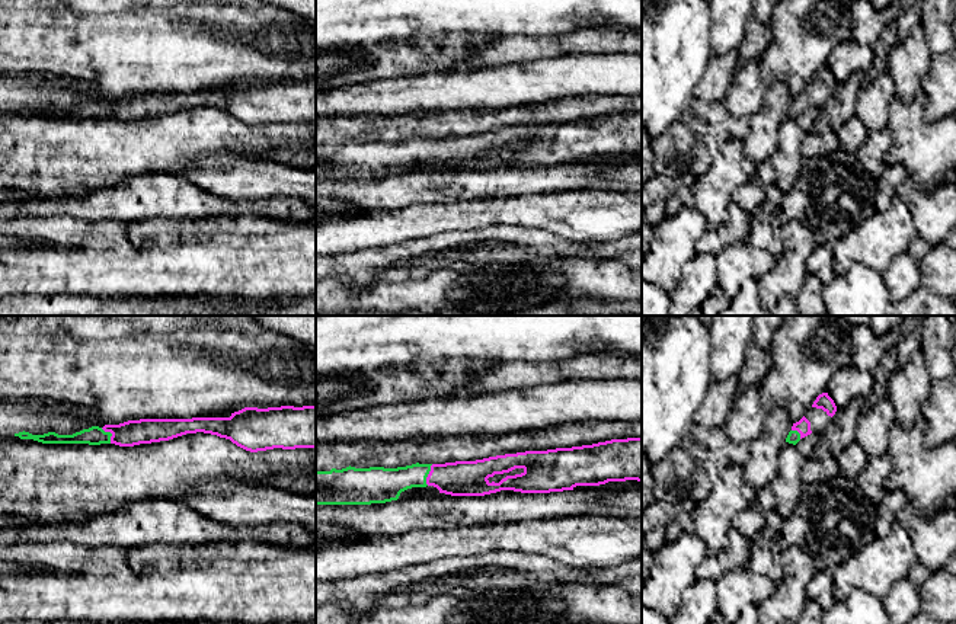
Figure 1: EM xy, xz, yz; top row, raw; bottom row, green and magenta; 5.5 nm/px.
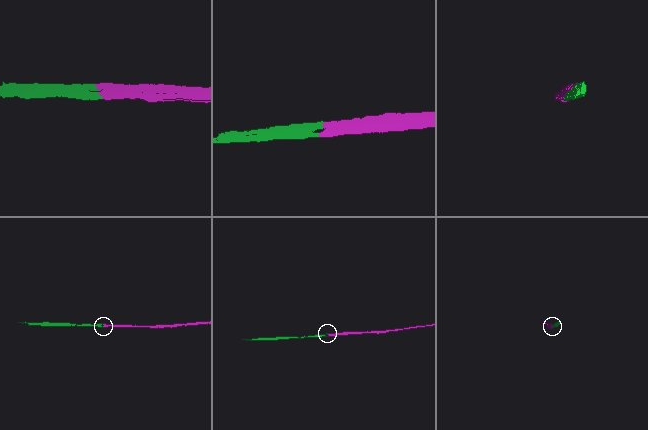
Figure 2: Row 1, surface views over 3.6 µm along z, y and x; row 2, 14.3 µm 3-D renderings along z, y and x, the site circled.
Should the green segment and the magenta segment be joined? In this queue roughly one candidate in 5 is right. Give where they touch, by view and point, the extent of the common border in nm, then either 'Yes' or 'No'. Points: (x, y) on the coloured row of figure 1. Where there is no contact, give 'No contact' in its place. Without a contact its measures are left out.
Touches green at xz (428, 473). Shared border 120 nm. Yes

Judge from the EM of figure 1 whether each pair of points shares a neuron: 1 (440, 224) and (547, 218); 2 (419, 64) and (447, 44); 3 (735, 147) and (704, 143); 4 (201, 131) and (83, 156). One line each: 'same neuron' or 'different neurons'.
1: same neuron
2: same neuron
3: different neurons
4: same neuron

